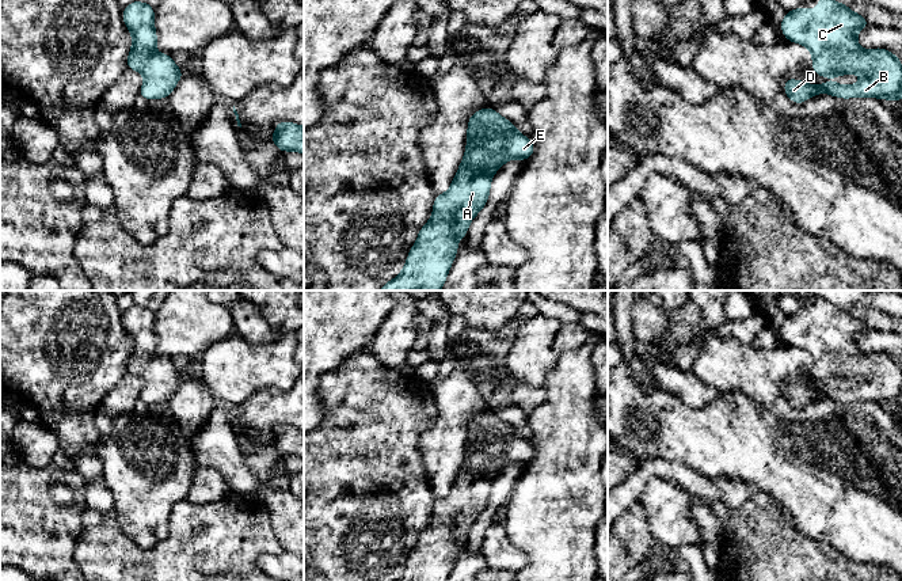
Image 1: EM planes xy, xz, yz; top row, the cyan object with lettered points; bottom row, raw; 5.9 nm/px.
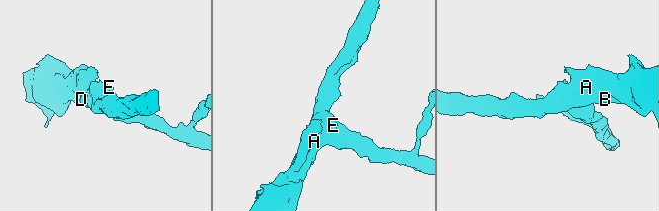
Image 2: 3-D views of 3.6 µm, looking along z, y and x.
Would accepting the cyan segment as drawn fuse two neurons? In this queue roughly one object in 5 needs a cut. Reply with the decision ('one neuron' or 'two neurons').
one neuron

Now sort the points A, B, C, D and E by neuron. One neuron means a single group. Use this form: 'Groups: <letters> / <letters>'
Groups: A B C D E

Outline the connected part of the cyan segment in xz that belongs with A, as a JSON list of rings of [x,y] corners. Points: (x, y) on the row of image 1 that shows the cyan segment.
[[[491,106],[473,113],[467,128],[465,153],[450,187],[434,197],[433,214],[419,229],[401,271],[378,290],[441,290],[457,255],[456,242],[467,236],[471,221],[486,206],[494,174],[511,159],[526,162],[536,148],[533,140],[519,133],[511,121]]]

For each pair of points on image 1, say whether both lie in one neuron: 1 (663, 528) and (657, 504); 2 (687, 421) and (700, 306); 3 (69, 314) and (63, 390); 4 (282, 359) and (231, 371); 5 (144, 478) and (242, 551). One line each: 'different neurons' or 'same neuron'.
1: same neuron
2: different neurons
3: same neuron
4: same neuron
5: different neurons

